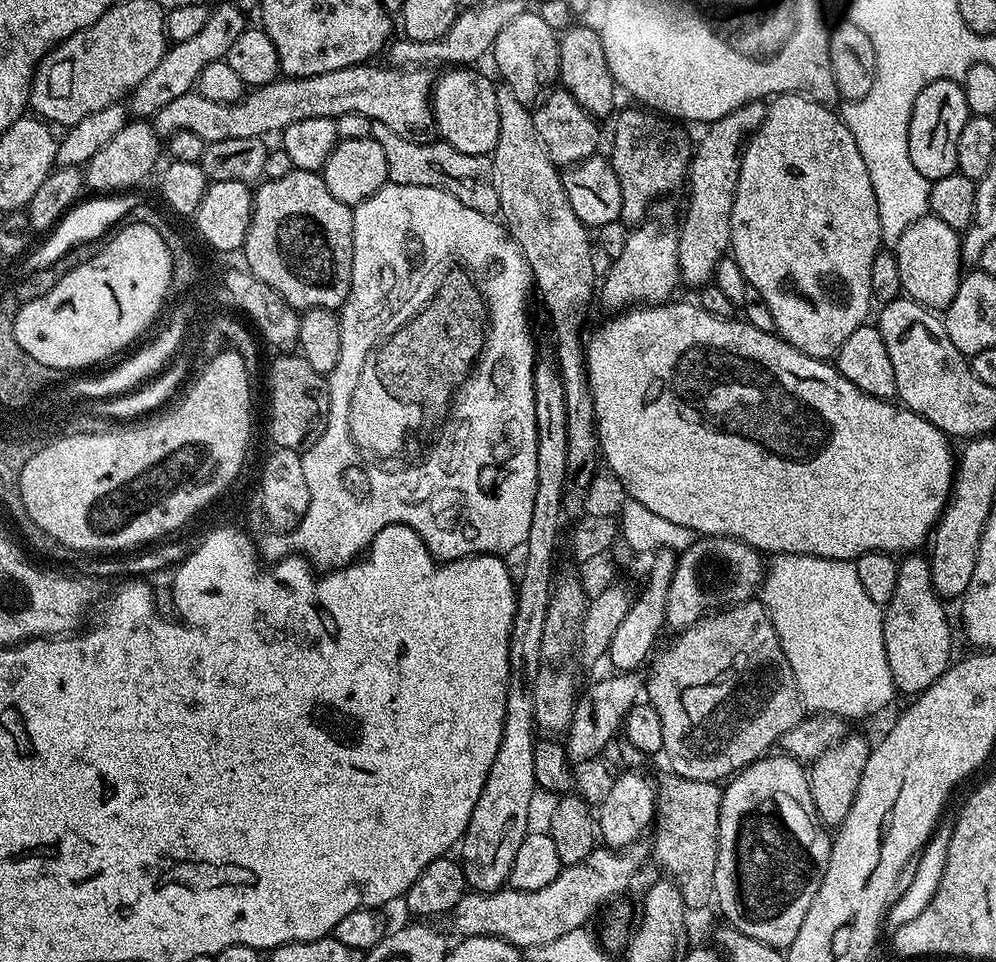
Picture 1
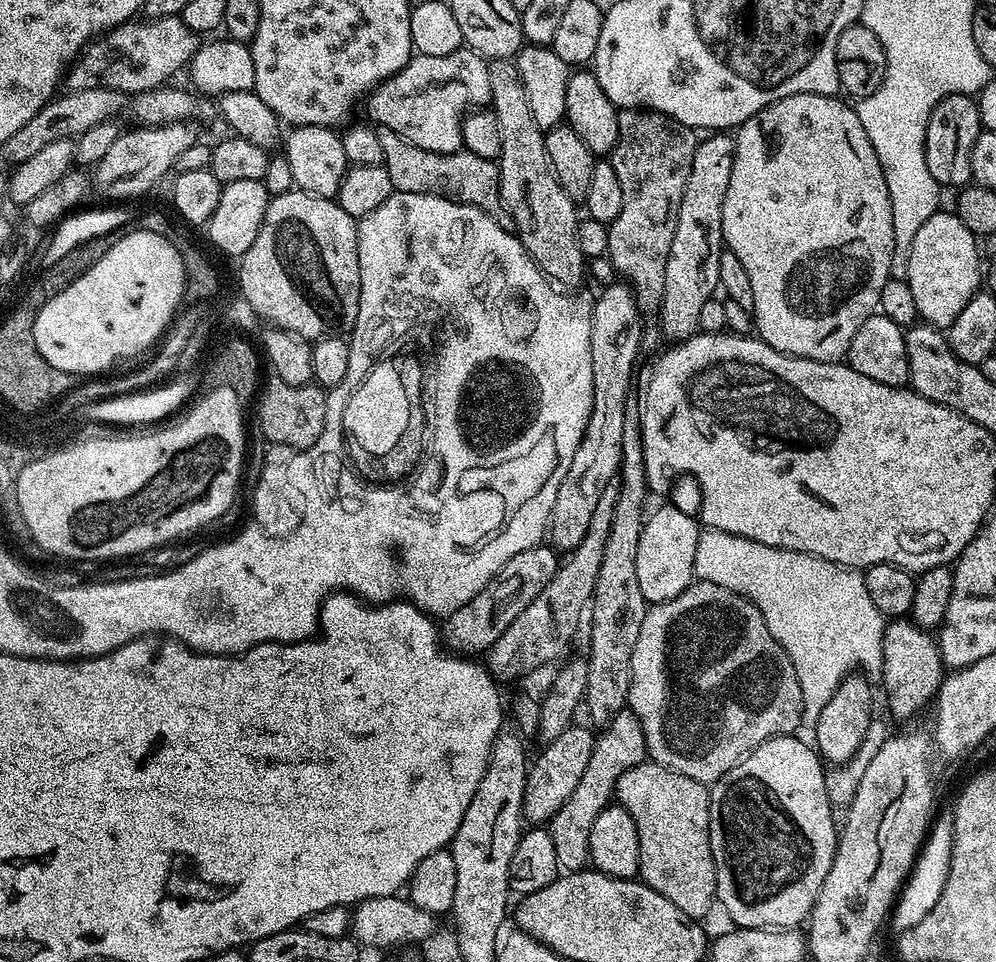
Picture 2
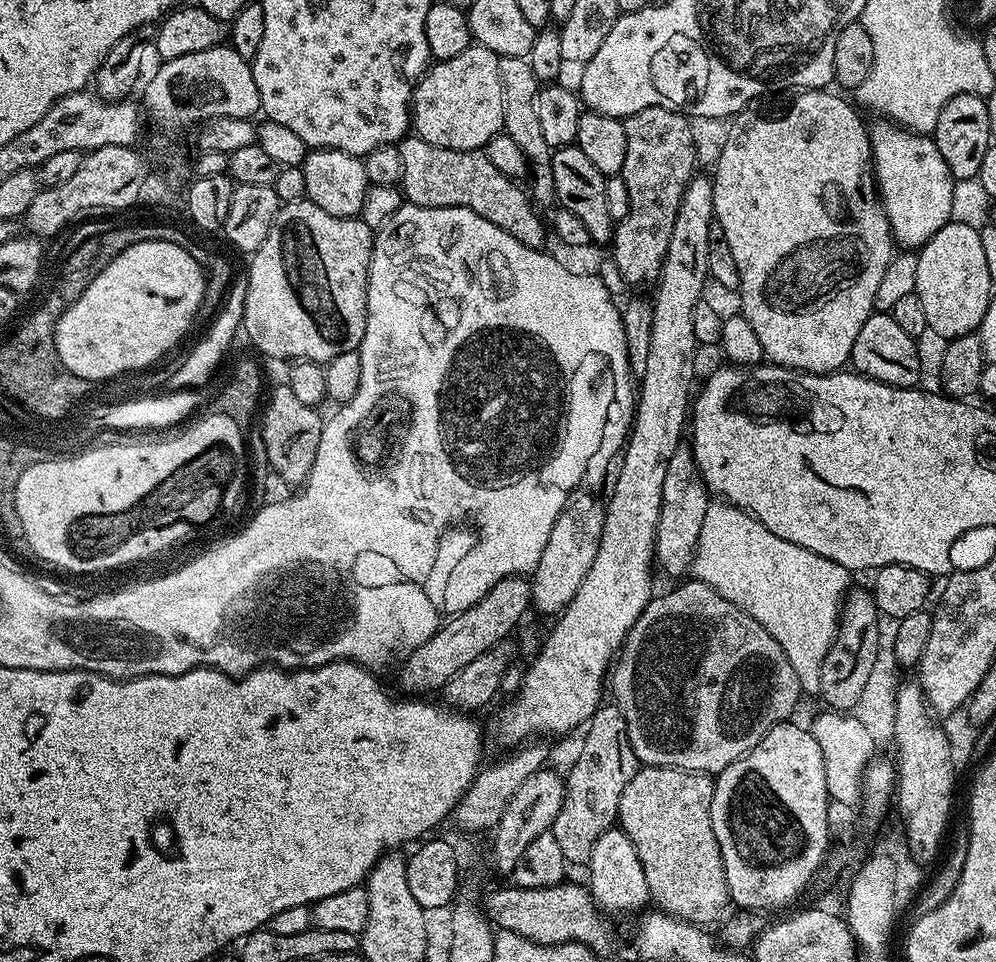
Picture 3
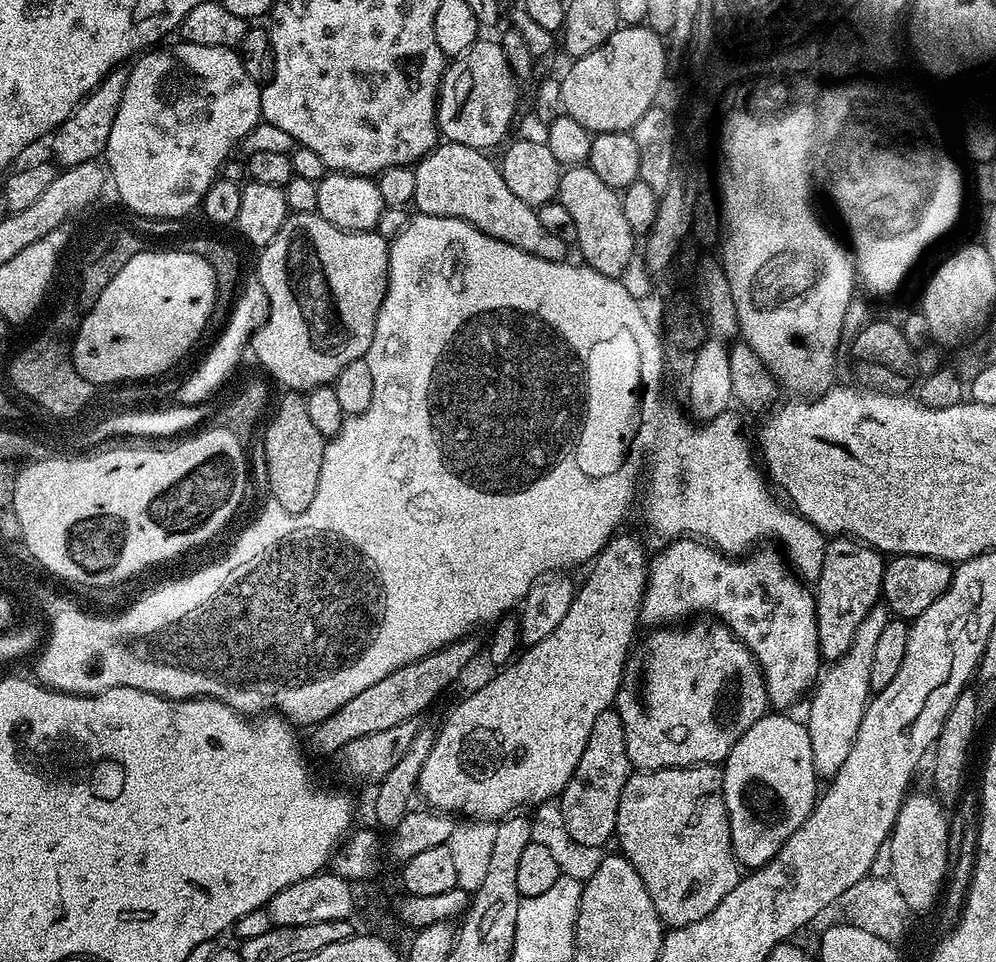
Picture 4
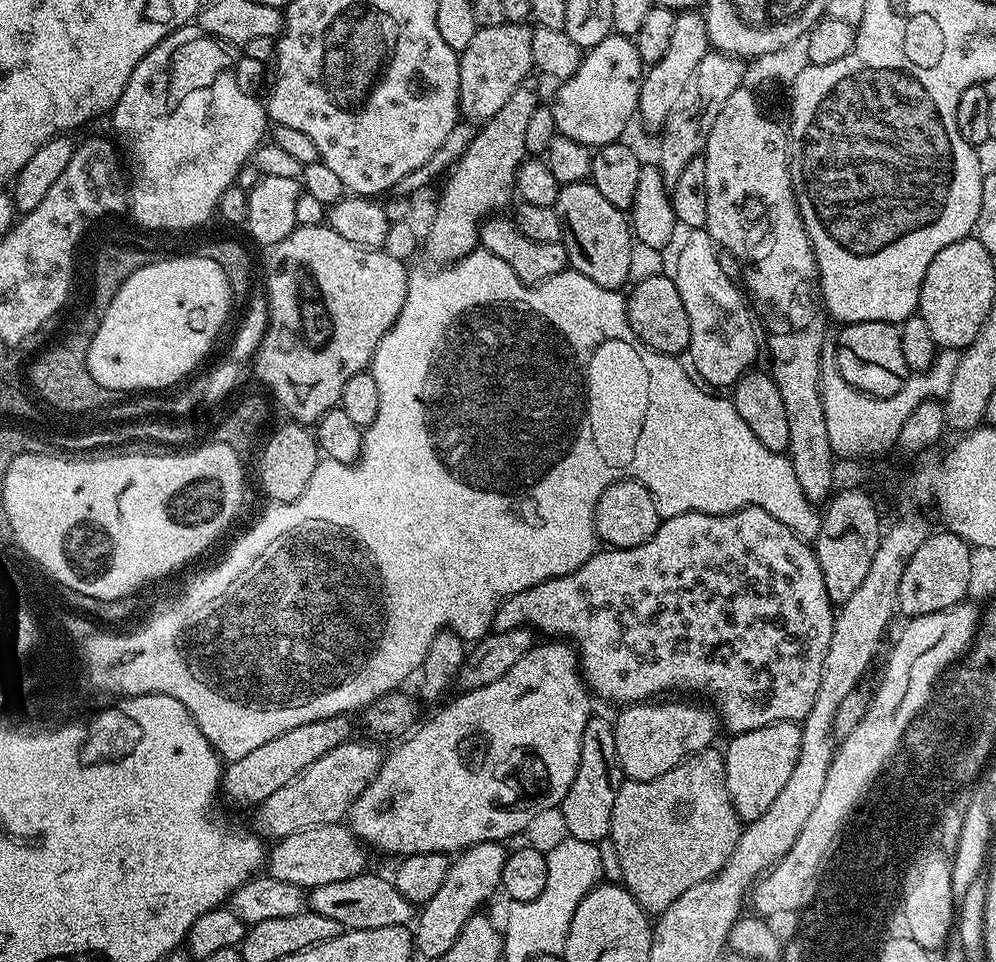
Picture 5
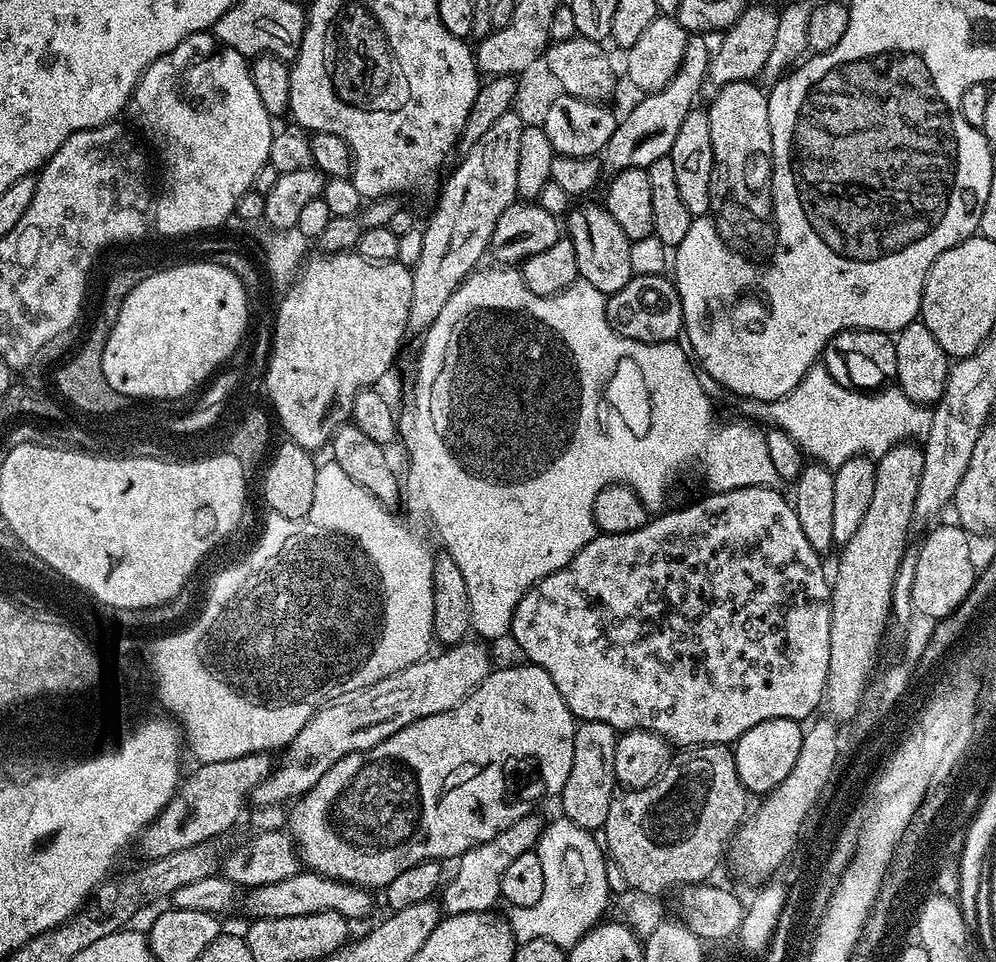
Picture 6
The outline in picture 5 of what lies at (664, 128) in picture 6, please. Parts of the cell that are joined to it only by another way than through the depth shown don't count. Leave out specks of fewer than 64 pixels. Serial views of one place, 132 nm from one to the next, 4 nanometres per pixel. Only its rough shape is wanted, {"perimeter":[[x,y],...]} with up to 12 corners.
{"perimeter":[[700,10],[676,13],[665,57],[646,71],[637,113],[661,129],[710,50]]}

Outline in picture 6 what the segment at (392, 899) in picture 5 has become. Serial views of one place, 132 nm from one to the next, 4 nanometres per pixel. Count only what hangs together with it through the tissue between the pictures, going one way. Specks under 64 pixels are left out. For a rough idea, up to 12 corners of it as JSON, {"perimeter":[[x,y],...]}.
{"perimeter":[[311,870],[243,897],[249,917],[337,912],[356,922],[373,893]]}

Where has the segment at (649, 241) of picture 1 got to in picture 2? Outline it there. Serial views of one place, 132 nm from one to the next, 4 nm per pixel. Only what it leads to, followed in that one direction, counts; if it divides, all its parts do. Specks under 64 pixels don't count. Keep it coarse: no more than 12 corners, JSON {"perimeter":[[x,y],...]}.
{"perimeter":[[627,283],[591,305],[594,394],[550,540],[586,538],[622,462],[642,313]]}

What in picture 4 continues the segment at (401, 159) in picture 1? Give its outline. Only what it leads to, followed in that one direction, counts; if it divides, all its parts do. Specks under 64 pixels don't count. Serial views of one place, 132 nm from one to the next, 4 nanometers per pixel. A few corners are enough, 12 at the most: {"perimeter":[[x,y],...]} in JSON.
{"perimeter":[[437,143],[414,165],[421,216],[458,218],[561,262],[569,241],[487,151]]}

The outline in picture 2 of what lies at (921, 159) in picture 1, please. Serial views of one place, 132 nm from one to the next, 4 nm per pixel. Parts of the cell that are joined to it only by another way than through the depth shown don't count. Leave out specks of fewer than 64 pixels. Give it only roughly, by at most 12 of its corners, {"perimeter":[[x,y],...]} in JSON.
{"perimeter":[[972,96],[934,106],[926,166],[945,189],[971,181],[980,131]]}

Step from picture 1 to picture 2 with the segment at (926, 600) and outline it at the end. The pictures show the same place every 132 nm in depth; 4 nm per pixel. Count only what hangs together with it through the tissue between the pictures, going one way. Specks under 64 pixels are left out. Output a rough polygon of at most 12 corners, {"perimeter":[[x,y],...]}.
{"perimeter":[[911,618],[884,625],[888,708],[900,720],[936,699],[937,637]]}

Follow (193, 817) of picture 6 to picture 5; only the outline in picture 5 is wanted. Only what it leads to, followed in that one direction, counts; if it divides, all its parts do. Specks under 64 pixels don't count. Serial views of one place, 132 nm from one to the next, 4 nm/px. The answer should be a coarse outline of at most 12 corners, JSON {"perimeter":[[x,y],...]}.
{"perimeter":[[347,715],[294,726],[231,761],[222,796],[261,804],[353,739]]}

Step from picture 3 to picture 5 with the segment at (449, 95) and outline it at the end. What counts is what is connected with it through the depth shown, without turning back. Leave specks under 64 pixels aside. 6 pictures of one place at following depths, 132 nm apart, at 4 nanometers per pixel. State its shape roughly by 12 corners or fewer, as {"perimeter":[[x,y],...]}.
{"perimeter":[[527,23],[477,28],[460,114],[494,118],[533,71]]}

